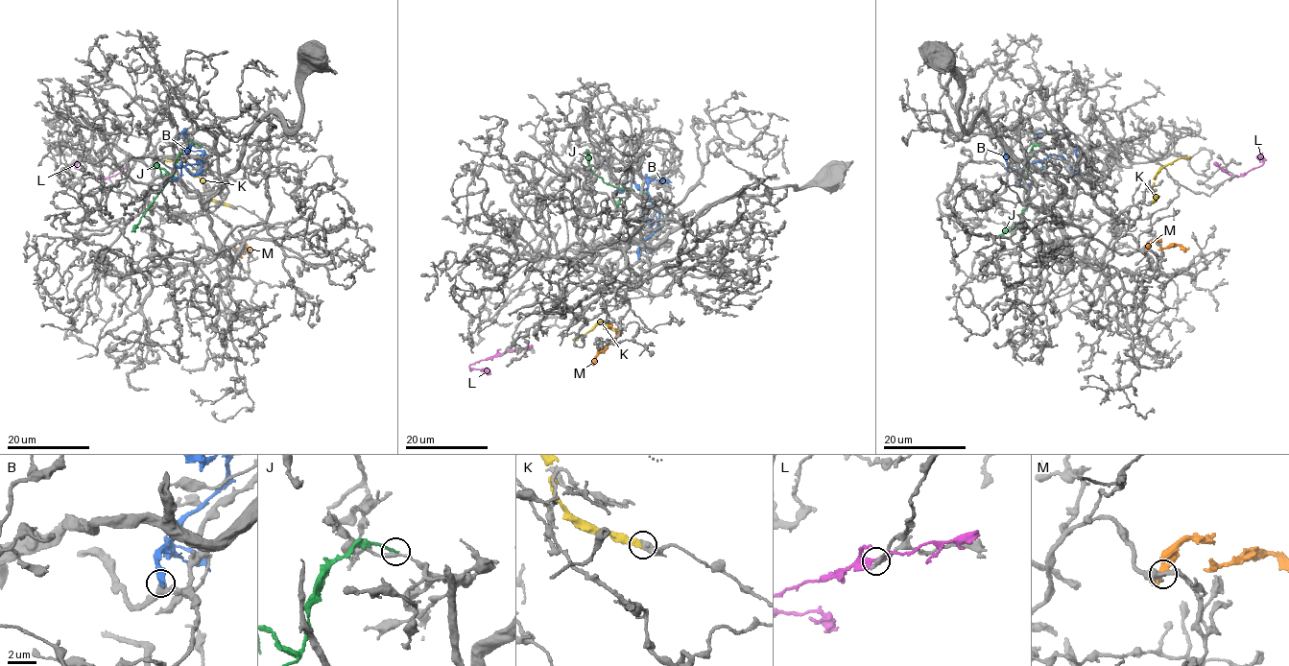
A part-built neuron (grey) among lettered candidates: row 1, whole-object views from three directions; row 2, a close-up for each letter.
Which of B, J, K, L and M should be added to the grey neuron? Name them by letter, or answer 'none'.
none

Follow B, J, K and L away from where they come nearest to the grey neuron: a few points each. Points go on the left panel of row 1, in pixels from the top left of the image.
B: (204, 174), (200, 173), (197, 163), (202, 154), (202, 160), (189, 164), (181, 169), (179, 175), (159, 184)
J: (202, 146), (189, 144), (181, 151), (176, 172), (133, 231)
K: (230, 206), (216, 202), (205, 193), (198, 176), (192, 175), (176, 161), (164, 160)
L: (107, 178), (97, 178), (75, 167), (89, 159), (90, 165)

